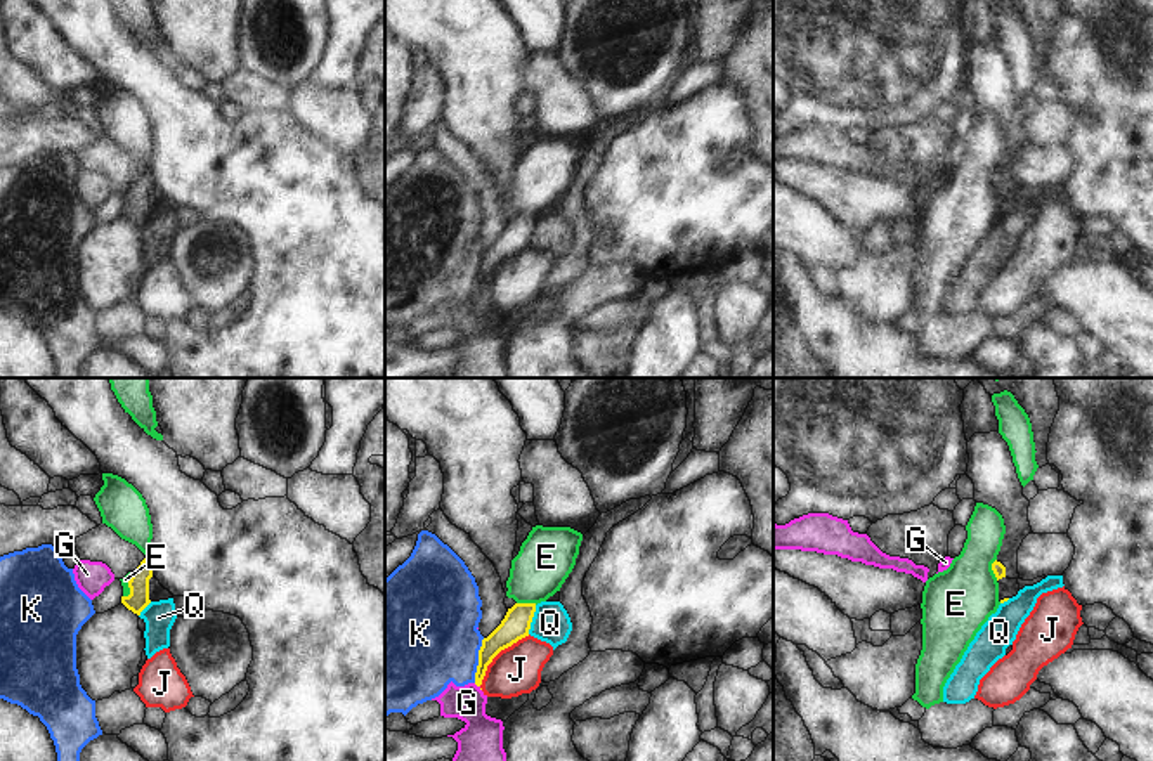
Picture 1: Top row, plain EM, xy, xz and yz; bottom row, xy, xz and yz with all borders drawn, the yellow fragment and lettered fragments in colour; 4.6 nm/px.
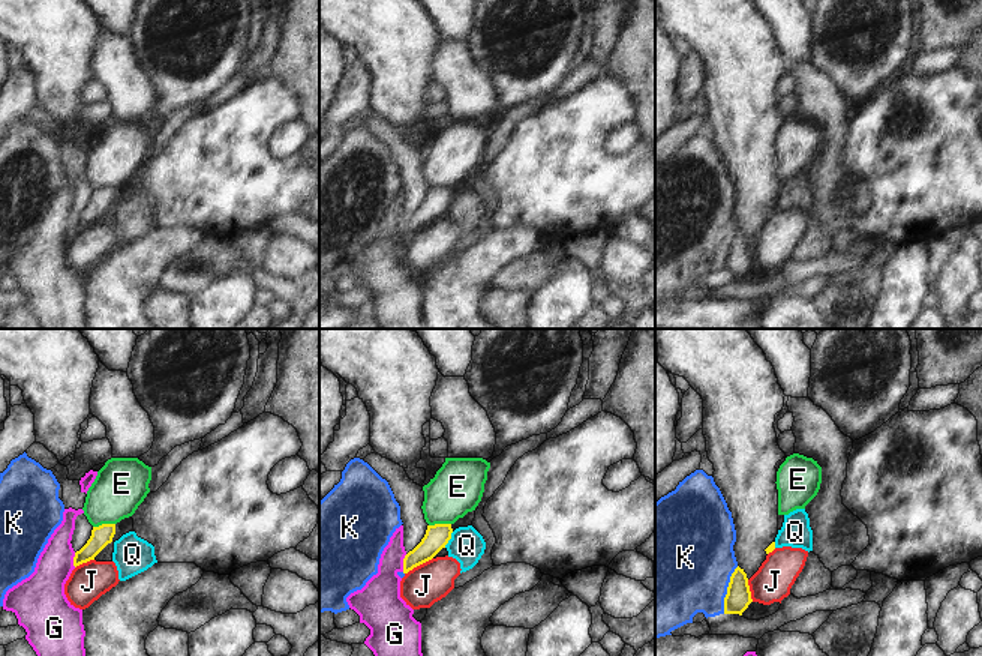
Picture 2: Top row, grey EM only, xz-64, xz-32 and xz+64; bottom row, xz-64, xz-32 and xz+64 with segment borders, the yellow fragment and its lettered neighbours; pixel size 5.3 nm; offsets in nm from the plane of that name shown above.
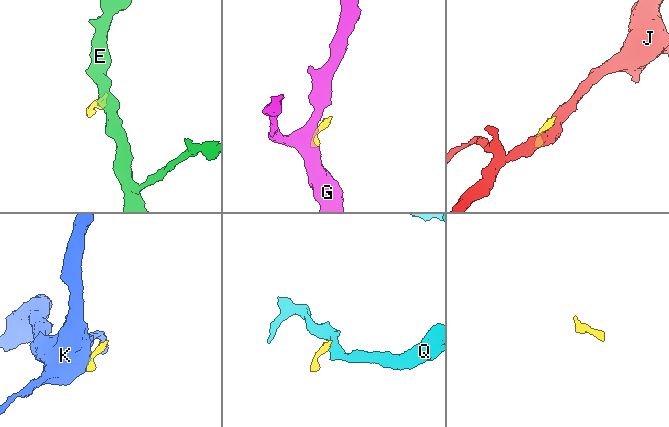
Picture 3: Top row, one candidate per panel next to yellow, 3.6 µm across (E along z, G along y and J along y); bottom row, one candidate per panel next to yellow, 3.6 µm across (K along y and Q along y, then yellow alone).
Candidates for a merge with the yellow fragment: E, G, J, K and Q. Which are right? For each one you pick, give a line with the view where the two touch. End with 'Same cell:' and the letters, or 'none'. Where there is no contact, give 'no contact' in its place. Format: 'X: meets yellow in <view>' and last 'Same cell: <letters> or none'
Same cell: none

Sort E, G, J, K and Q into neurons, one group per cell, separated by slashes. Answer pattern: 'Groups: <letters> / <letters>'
Groups: E / G / J / K / Q

